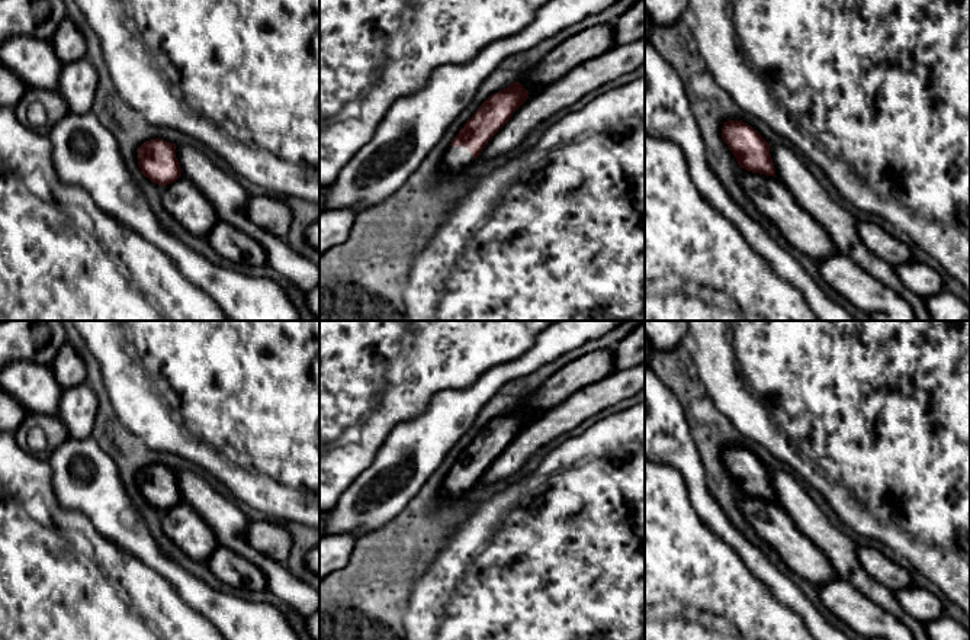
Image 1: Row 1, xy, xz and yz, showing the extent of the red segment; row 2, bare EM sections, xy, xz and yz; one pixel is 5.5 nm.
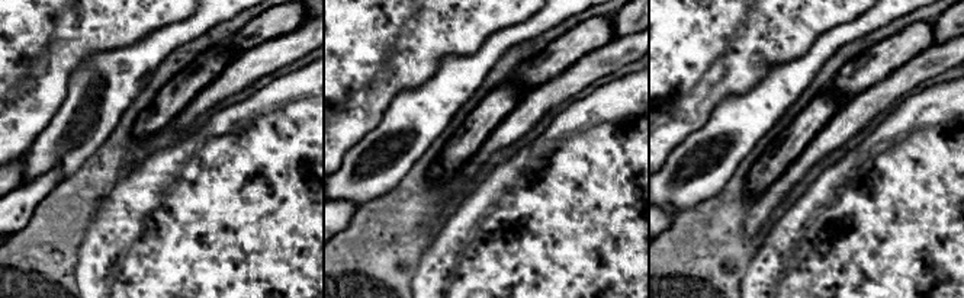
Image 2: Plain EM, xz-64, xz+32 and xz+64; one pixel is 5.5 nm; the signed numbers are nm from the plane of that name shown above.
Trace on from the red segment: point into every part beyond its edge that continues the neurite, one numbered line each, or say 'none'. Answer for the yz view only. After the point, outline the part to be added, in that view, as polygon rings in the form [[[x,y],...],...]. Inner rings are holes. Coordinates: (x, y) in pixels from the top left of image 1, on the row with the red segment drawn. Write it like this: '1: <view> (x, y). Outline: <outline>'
none

